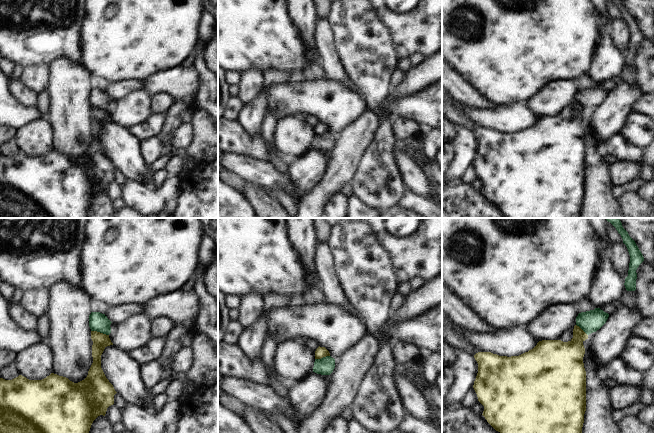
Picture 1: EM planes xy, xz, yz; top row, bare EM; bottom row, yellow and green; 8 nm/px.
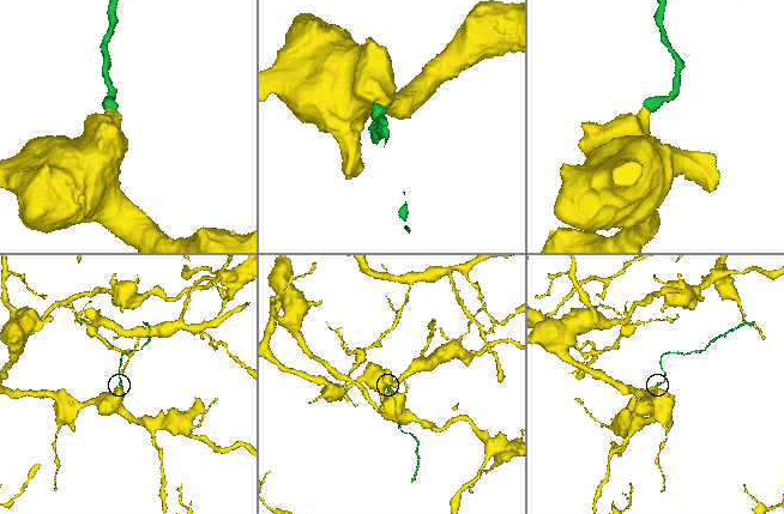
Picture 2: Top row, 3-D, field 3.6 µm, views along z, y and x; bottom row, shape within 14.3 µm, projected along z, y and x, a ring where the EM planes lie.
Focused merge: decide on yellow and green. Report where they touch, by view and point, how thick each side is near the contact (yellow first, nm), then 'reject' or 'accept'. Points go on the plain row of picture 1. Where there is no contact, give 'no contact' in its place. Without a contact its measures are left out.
xy (99, 108) | 120/150 nm | reject

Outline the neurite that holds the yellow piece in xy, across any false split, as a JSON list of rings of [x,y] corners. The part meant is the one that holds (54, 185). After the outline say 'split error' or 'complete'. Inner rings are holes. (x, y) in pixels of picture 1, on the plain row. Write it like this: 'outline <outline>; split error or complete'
outline [[[91,107],[91,115],[93,139],[87,153],[78,159],[54,149],[42,156],[29,156],[22,151],[12,156],[0,154],[0,218],[89,218],[93,197],[100,191],[105,192],[117,169],[101,144],[101,131],[113,119],[109,111],[97,107]]]; complete

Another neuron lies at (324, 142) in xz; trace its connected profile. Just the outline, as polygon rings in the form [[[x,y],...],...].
[[[326,132],[321,135],[315,135],[313,148],[321,151],[330,151],[335,144],[335,135]]]

